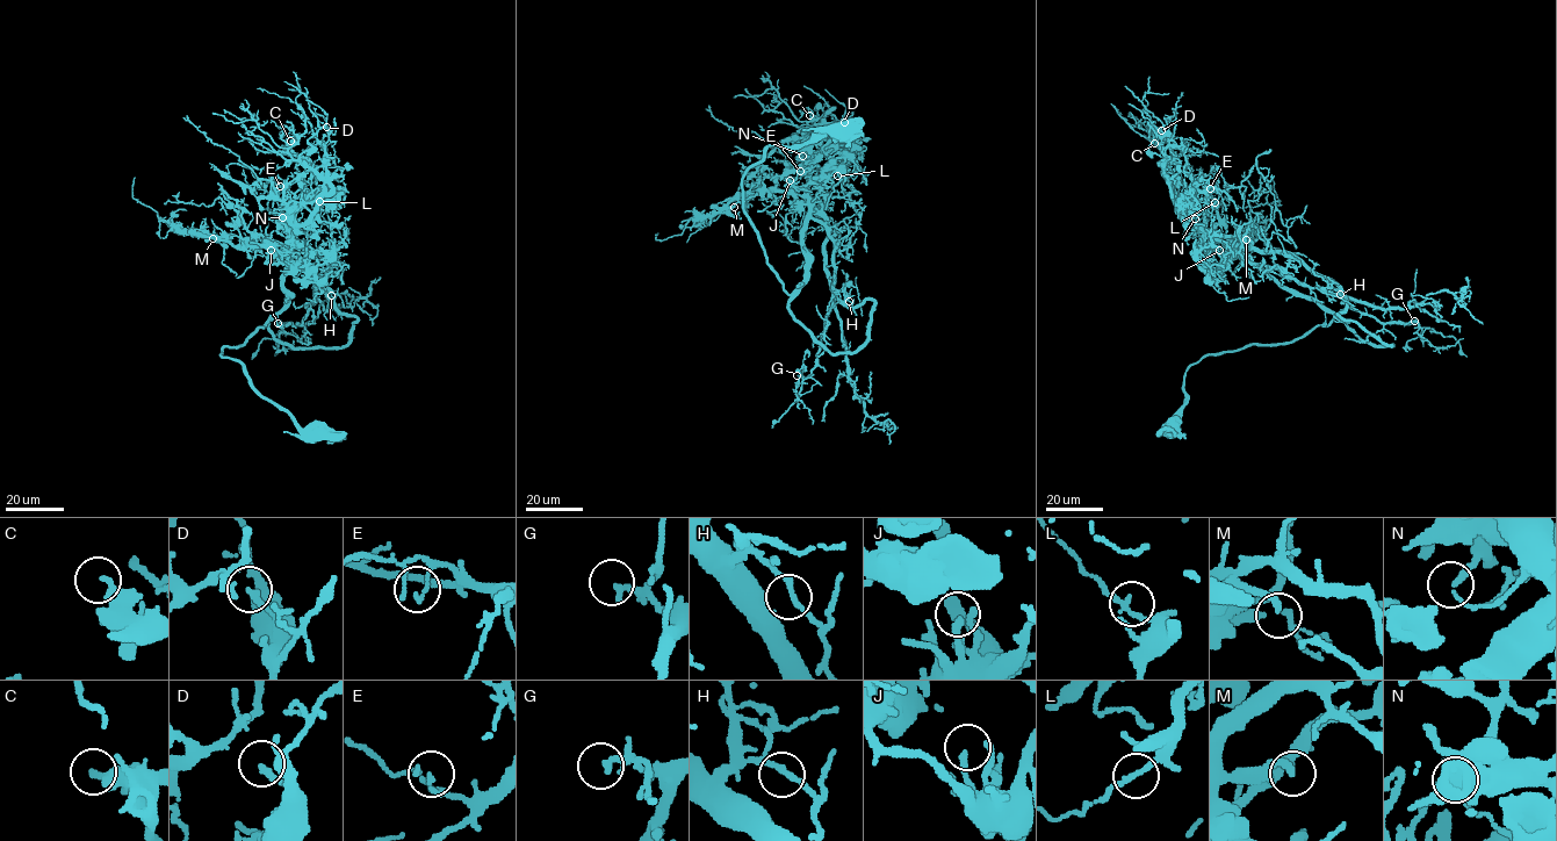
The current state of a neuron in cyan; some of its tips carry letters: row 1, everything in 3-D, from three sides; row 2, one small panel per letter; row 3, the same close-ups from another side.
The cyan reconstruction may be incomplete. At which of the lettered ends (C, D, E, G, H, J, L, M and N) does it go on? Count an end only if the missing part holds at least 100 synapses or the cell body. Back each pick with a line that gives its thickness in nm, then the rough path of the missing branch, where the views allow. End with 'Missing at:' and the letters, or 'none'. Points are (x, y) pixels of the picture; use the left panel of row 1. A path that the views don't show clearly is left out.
Missing at: none

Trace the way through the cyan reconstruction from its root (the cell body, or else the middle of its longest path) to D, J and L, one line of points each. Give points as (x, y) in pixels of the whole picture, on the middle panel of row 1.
D: (843, 131), (770, 145), (742, 180), (743, 209), (788, 294), (805, 275), (809, 170), (844, 122)
J: (843, 131), (770, 145), (742, 180), (743, 209), (788, 294), (804, 279), (808, 214), (790, 180)
L: (843, 131), (770, 145), (742, 180), (788, 294), (805, 275), (813, 152), (831, 164), (826, 179), (837, 175)

